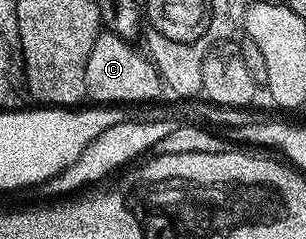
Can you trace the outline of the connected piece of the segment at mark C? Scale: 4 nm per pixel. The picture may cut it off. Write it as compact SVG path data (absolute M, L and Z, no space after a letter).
M103 32L99 34L96 44L92 44L92 56L88 56L88 68L84 68L84 84L86 85L86 98L94 104L137 104L153 103L158 93L163 93L162 78L158 74L154 63L141 49L134 47L133 41L124 39L119 34Z

